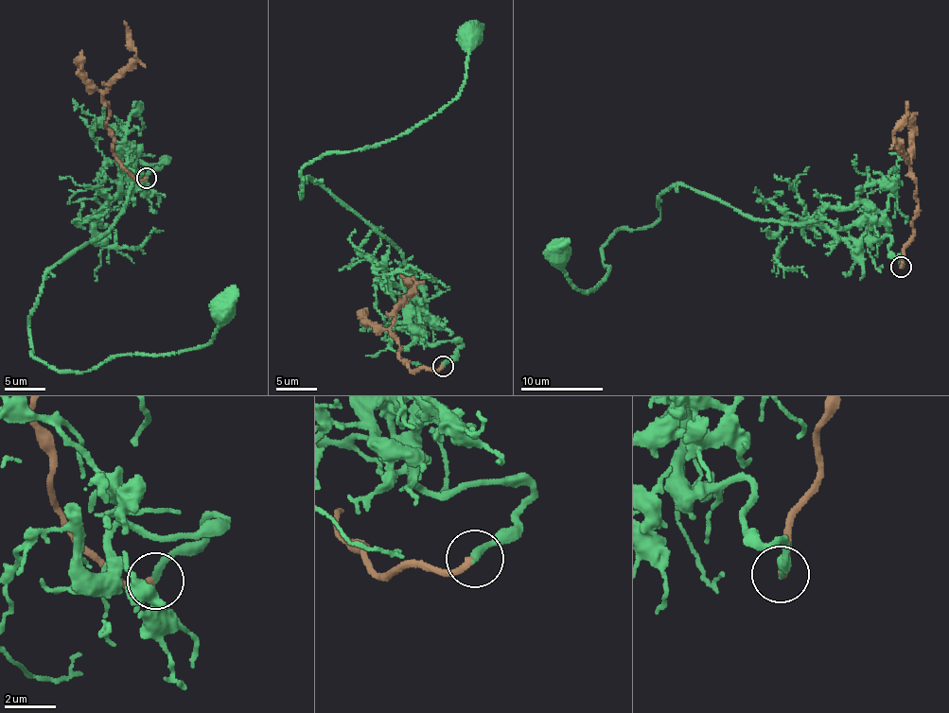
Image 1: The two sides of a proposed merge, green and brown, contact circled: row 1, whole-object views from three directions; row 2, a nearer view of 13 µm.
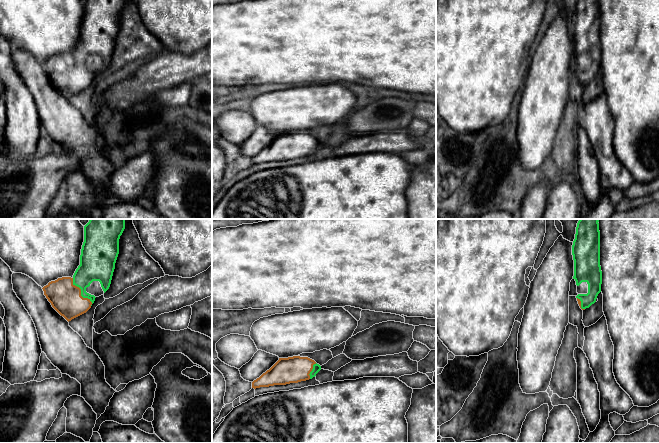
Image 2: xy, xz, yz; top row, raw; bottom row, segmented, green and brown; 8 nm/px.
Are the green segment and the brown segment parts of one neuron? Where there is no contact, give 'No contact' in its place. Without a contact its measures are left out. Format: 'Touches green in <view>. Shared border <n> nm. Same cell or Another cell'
Touches green in xy. Shared border 280 nm. Same cell

